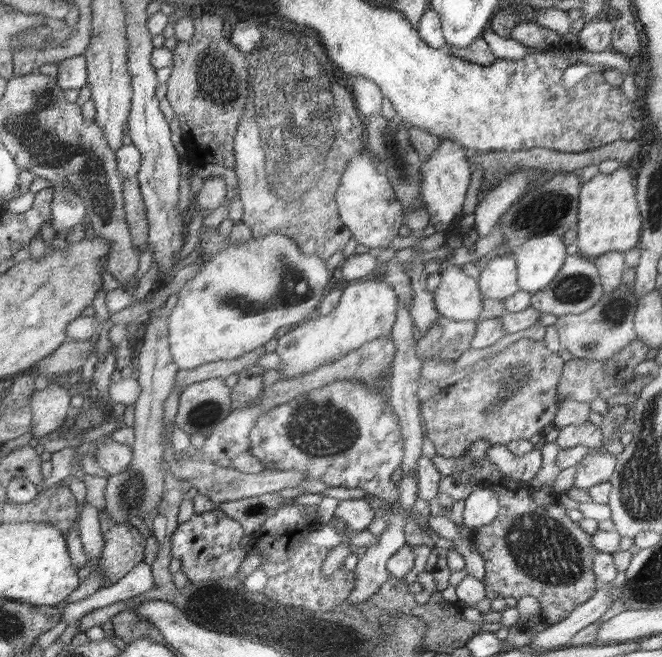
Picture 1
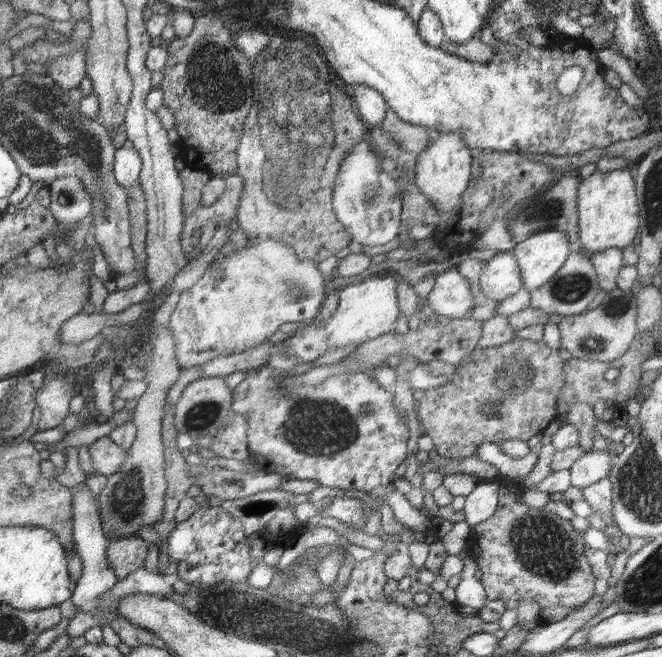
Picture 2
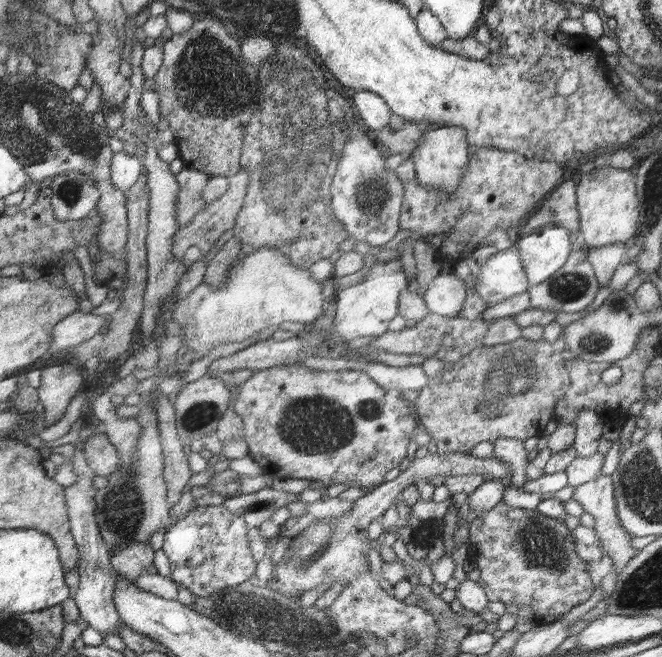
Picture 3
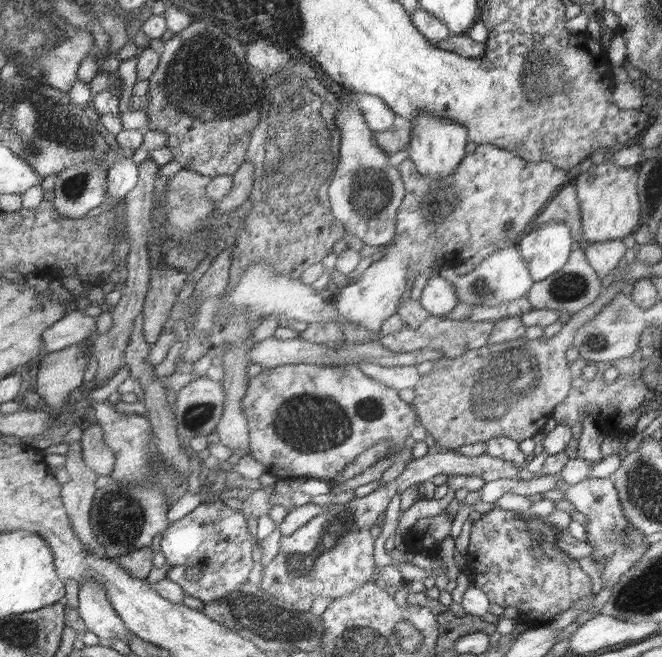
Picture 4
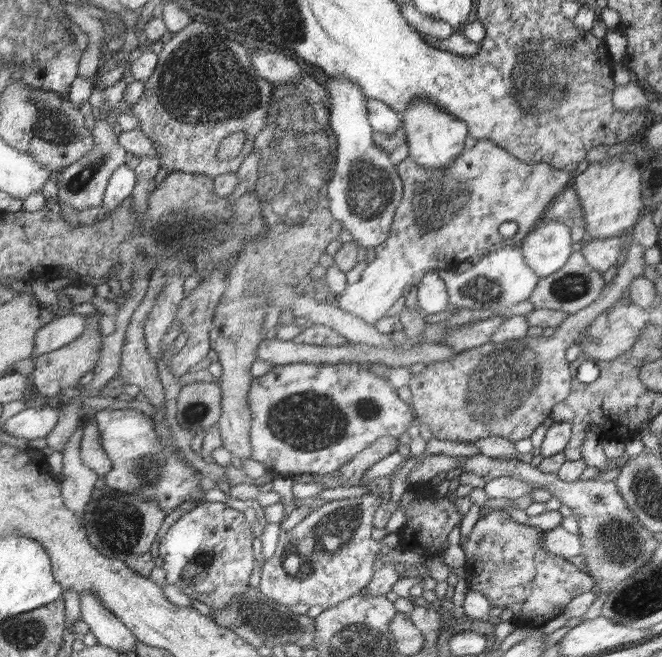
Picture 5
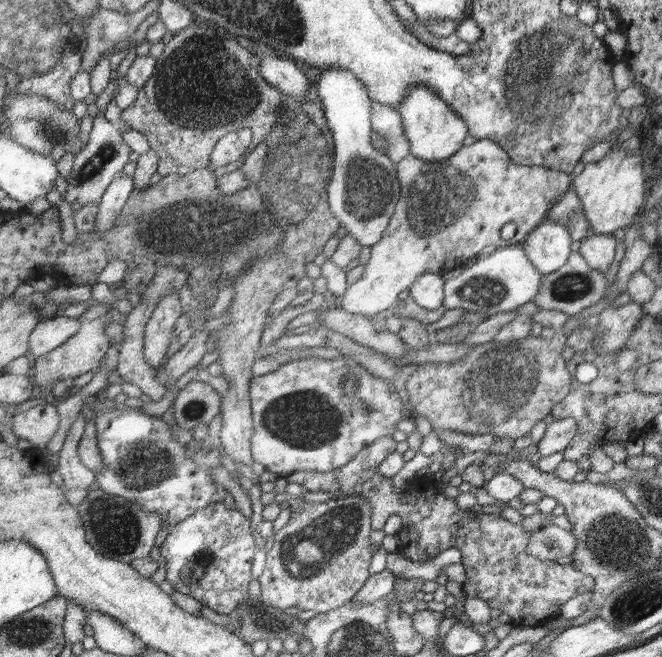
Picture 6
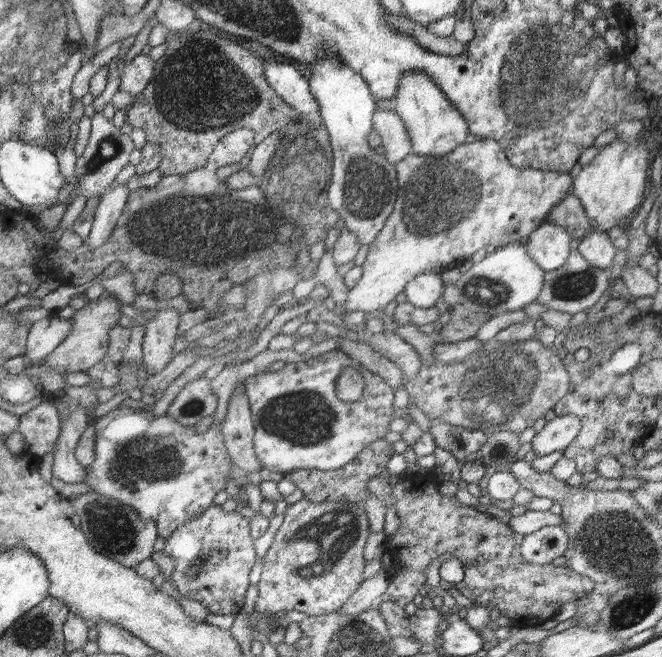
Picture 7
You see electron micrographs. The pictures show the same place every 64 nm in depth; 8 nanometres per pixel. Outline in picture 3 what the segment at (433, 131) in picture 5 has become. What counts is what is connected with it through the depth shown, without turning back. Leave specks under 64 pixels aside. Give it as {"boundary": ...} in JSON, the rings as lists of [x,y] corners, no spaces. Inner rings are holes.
{"boundary":[[[434,123],[423,124],[423,126],[425,127],[421,141],[418,141],[410,155],[414,162],[416,178],[419,178],[422,186],[430,190],[450,194],[462,182],[464,172],[468,172],[470,156],[468,156],[467,131],[464,128],[456,128],[456,126],[440,126]]]}

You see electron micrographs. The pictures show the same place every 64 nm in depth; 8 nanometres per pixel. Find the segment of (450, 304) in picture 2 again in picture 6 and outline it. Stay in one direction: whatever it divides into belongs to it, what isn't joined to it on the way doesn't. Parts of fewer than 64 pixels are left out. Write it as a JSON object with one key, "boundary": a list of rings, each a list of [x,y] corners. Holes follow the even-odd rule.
{"boundary":[[[428,273],[418,277],[409,290],[418,307],[434,310],[443,305],[445,280],[442,274]]]}

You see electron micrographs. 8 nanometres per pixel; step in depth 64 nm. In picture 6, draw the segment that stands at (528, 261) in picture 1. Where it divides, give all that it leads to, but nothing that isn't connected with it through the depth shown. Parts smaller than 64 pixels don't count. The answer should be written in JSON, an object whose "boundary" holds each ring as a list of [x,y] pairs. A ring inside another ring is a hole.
{"boundary":[[[549,220],[536,228],[522,245],[530,262],[547,275],[567,264],[572,239],[566,226]]]}

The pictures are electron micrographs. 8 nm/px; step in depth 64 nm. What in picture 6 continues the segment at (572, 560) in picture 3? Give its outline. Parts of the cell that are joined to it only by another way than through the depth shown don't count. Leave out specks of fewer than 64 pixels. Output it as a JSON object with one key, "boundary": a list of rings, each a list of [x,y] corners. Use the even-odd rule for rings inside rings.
{"boundary":[[[380,438],[374,444],[362,449],[354,461],[328,472],[296,471],[287,476],[287,482],[304,486],[308,492],[332,492],[334,499],[344,496],[361,496],[372,505],[372,529],[384,528],[388,518],[398,515],[402,519],[402,528],[397,533],[398,550],[412,562],[424,562],[434,559],[446,549],[456,548],[462,553],[466,581],[462,591],[468,597],[480,598],[490,608],[498,609],[511,618],[514,626],[542,627],[554,618],[558,618],[560,607],[568,600],[595,589],[595,580],[591,575],[583,574],[572,565],[558,564],[556,561],[540,561],[530,557],[526,546],[531,534],[522,526],[504,520],[501,514],[474,516],[470,509],[461,510],[452,498],[444,493],[438,494],[432,486],[422,490],[420,484],[412,482],[401,492],[396,492],[392,478],[378,473],[378,466],[386,460],[388,454],[396,448],[397,442]]]}

